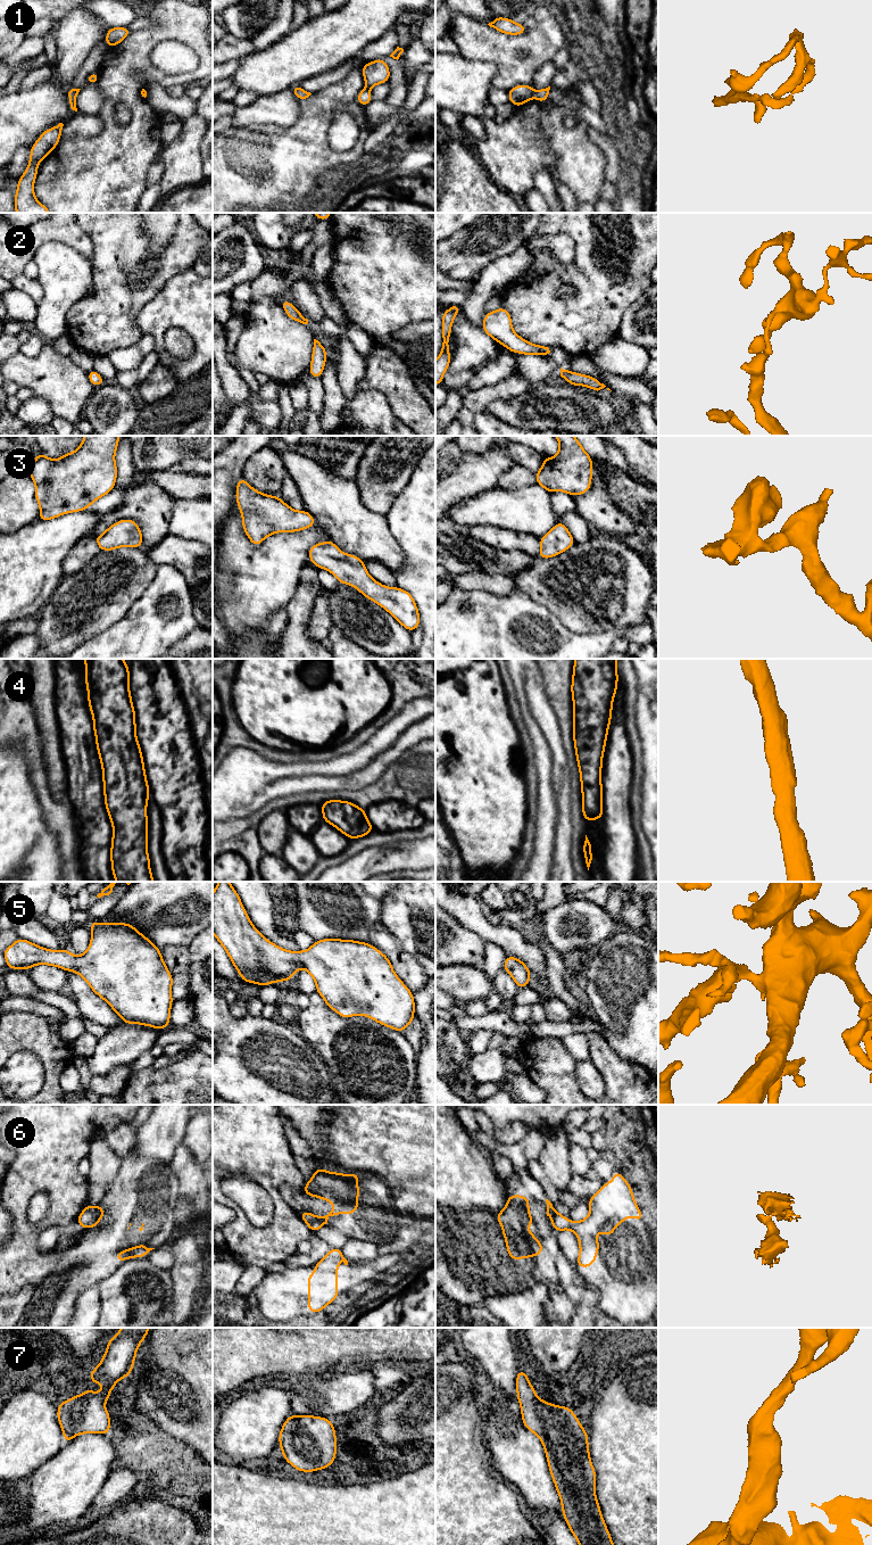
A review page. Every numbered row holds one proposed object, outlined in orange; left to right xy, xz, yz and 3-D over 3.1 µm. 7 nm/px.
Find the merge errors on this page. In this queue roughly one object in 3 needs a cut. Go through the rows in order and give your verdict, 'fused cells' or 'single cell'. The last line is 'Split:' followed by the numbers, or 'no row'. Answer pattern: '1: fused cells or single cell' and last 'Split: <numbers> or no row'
1: fused cells
2: single cell
3: single cell
4: single cell
5: single cell
6: fused cells
7: single cell
Split: 1, 6

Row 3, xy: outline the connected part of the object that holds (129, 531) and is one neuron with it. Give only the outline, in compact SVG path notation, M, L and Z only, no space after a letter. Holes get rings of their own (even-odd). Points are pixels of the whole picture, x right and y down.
M125 519L109 526L107 530L94 536L100 551L113 551L118 547L142 547L143 539L139 524L131 519Z

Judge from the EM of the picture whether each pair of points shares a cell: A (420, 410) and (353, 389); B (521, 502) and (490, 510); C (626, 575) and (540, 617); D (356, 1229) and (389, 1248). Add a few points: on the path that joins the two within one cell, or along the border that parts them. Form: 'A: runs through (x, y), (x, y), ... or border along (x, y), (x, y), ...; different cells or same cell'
A: border along (364, 363), (365, 371), (358, 383), (358, 390); different cells
B: runs through (513, 509), (498, 509); same cell
C: border along (529, 596), (546, 606), (570, 630); different cells
D: border along (397, 1231), (390, 1241), (379, 1246); different cells

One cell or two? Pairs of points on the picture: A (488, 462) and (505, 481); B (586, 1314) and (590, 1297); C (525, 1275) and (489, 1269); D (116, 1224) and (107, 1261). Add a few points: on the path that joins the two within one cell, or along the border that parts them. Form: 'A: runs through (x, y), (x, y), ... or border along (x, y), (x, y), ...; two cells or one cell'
A: border along (516, 464), (505, 470), (496, 485); two cells
B: runs through (586, 1310), (587, 1302); one cell
C: runs through (516, 1269), (498, 1269); one cell
D: runs through (111, 1233), (107, 1241), (107, 1252); one cell

